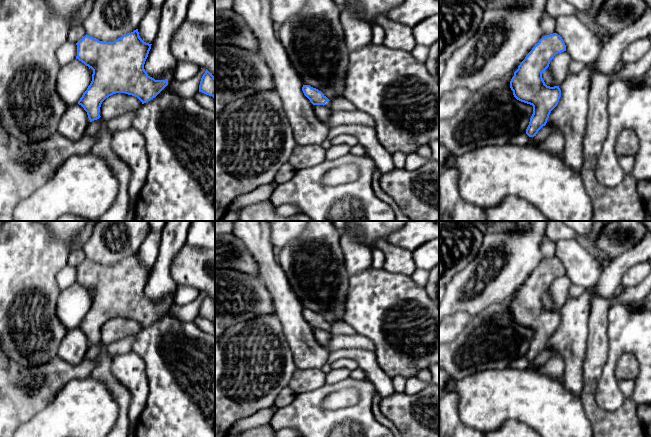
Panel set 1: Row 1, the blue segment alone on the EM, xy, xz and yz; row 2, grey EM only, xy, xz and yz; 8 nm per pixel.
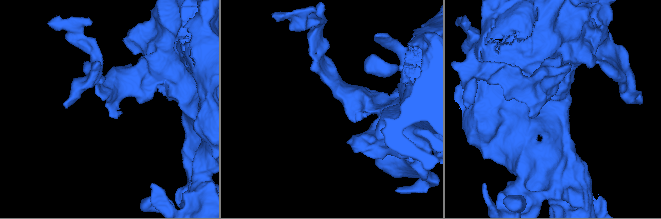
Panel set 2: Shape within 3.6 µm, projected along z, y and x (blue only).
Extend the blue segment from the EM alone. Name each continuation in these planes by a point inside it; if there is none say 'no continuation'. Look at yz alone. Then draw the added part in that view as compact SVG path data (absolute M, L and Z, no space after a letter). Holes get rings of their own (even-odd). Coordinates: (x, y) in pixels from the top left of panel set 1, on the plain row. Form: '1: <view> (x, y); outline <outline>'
no continuation

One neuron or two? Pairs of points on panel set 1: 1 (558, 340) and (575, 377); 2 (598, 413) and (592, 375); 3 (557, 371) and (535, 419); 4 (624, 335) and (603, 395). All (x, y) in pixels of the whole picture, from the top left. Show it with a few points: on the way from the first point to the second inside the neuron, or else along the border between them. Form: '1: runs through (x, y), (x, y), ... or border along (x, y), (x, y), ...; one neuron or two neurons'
1: runs through (567, 349), (573, 357), (573, 368); one neuron
2: runs through (590, 404), (590, 384); one neuron
3: border along (536, 370), (561, 381); two neurons
4: runs through (615, 350), (608, 369), (607, 380); one neuron

